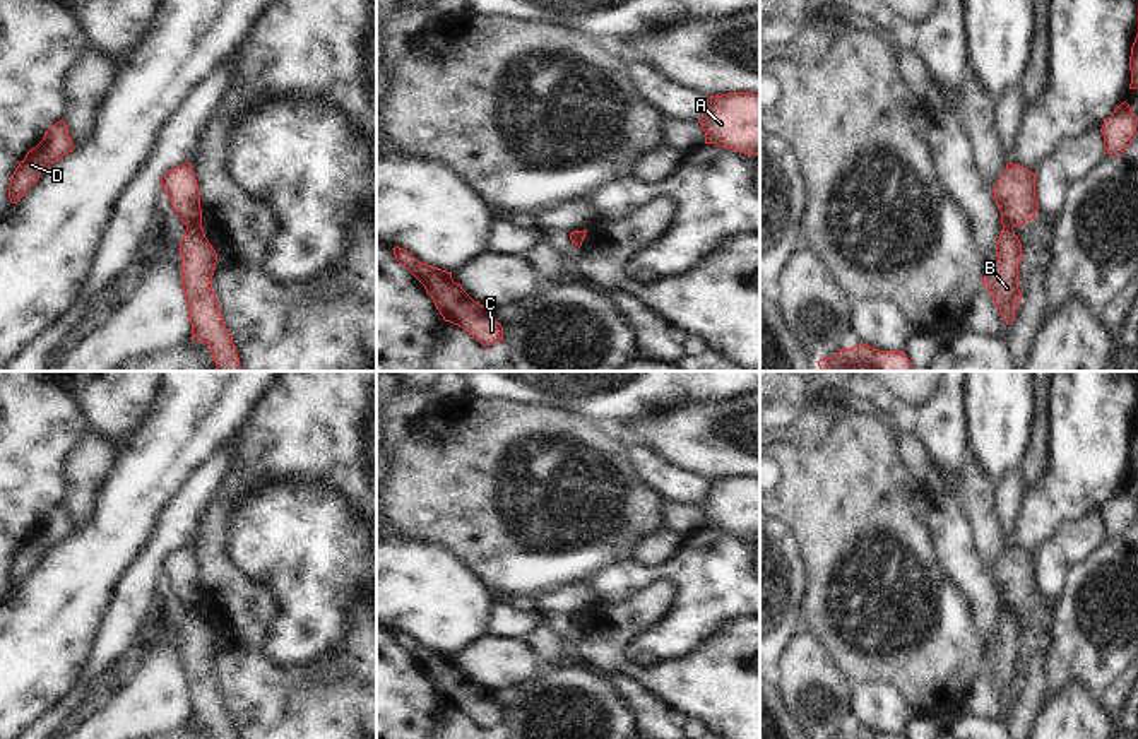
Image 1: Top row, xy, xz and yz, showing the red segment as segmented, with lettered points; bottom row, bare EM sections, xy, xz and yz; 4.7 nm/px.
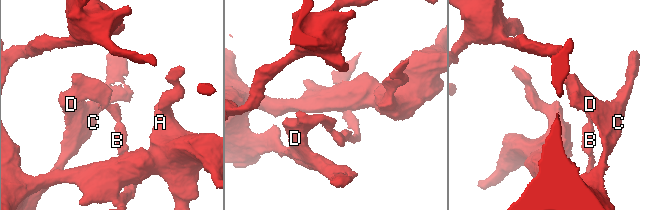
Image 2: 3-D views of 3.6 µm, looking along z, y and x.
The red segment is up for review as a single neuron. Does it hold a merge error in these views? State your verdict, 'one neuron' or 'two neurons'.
two neurons

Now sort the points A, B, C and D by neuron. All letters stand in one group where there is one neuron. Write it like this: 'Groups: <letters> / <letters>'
Groups: A C D / B

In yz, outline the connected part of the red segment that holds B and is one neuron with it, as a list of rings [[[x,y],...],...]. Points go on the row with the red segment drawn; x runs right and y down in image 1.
[[[1003,226],[998,245],[998,260],[984,269],[982,286],[993,293],[993,301],[1006,323],[1015,320],[1022,293],[1018,289],[1018,263],[1022,243],[1011,226]]]

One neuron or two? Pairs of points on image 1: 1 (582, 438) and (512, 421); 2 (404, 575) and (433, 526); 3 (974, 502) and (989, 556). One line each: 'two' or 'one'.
1: one
2: two
3: one

